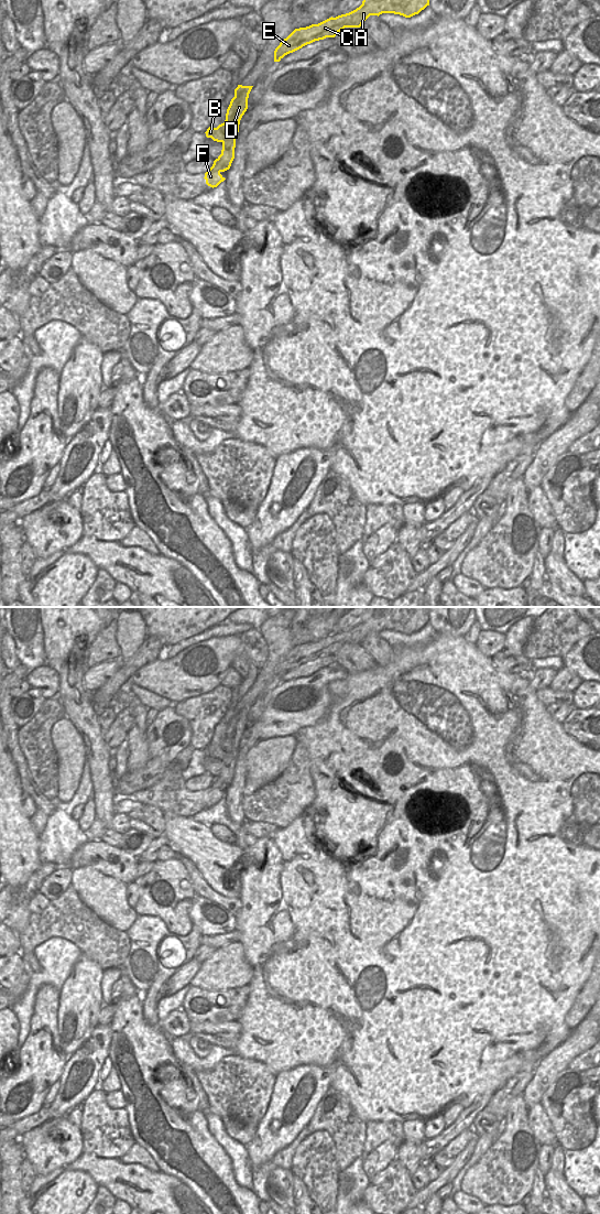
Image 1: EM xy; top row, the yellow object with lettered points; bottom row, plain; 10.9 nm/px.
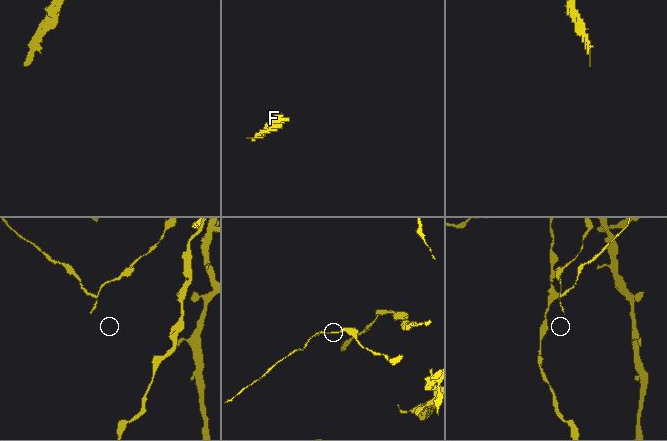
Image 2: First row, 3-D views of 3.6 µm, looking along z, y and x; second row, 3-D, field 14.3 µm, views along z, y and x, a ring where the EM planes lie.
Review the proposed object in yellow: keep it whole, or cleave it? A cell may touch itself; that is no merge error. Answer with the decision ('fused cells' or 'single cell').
fused cells

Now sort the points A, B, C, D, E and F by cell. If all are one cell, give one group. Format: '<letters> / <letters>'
A C D E F / B

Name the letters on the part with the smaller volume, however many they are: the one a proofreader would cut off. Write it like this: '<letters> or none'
B

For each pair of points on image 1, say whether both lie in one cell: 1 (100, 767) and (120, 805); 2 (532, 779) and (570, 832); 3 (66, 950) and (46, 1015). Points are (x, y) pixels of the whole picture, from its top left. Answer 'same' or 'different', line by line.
1: different
2: same
3: different

